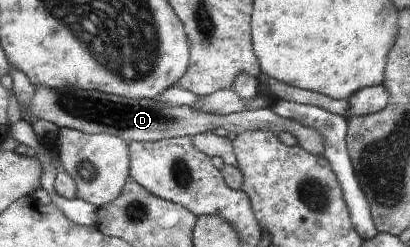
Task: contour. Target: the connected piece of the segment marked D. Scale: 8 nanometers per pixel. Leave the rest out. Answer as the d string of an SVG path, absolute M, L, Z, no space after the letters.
M34 85L36 91L31 101L21 104L22 119L30 123L34 119L47 120L59 128L71 128L84 134L113 134L126 142L154 142L165 138L196 136L223 127L233 133L253 130L273 130L276 134L289 131L298 139L298 145L309 153L322 154L325 149L324 135L314 127L279 117L271 107L245 110L232 114L214 114L198 110L193 106L170 106L155 98L131 99L114 96L97 90L83 90L71 85L63 88L45 88Z

